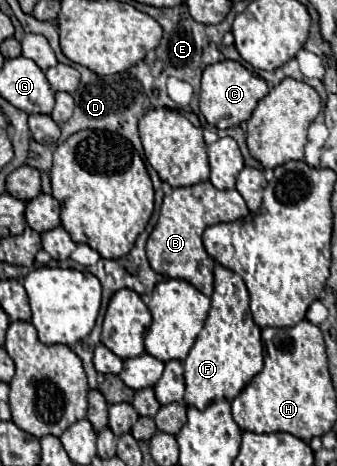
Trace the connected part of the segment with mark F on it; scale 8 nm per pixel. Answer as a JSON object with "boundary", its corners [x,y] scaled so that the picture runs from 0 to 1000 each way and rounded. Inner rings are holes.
{"boundary":[[[638,569],[638,624],[626,633],[626,663],[596,706],[579,740],[567,745],[555,770],[543,775],[549,788],[549,869],[579,878],[608,878],[626,861],[674,856],[691,861],[780,792],[780,732],[774,706],[757,697],[745,667],[739,667],[739,629],[721,599],[656,573]]]}

